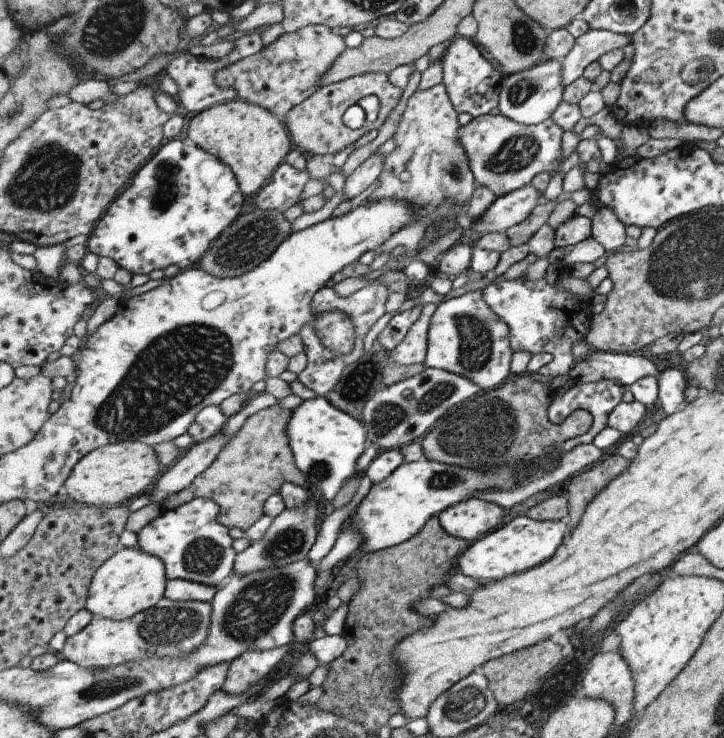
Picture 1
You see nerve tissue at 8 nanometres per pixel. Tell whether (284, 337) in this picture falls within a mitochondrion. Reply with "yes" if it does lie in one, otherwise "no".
no

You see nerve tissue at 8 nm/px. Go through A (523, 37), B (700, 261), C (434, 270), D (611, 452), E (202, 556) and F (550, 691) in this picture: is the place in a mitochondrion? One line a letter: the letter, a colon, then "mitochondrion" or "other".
A: mitochondrion
B: mitochondrion
C: other
D: other
E: mitochondrion
F: mitochondrion

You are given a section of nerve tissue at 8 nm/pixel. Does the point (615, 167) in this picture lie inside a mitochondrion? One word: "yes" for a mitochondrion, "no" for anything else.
no

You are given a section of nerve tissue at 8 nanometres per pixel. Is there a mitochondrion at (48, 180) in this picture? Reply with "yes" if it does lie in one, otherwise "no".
yes

